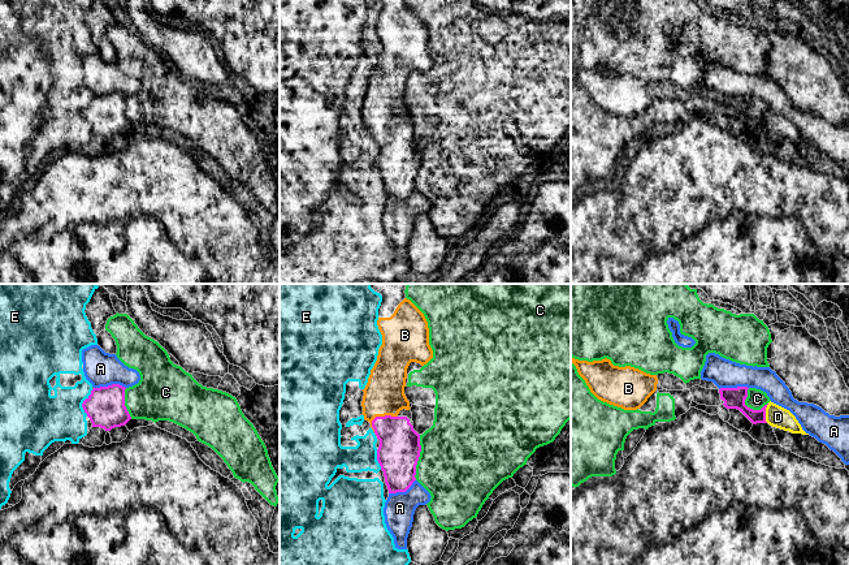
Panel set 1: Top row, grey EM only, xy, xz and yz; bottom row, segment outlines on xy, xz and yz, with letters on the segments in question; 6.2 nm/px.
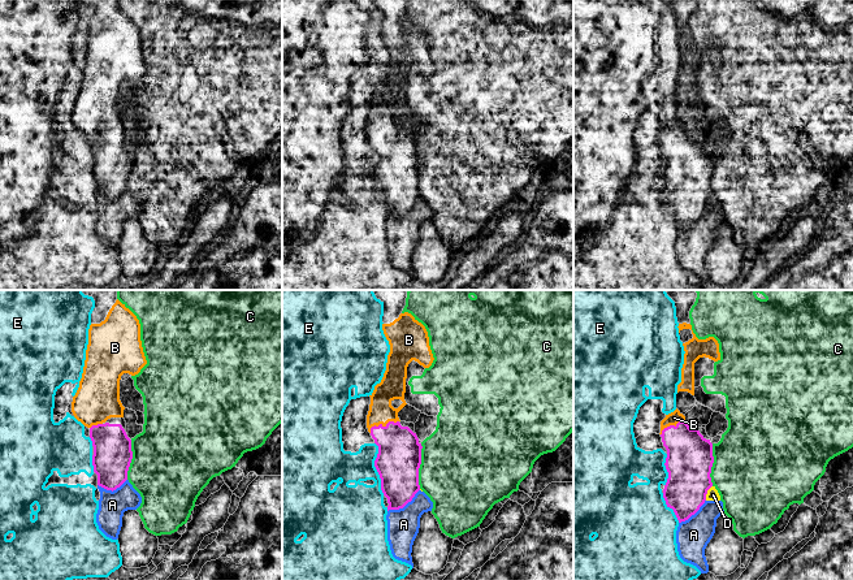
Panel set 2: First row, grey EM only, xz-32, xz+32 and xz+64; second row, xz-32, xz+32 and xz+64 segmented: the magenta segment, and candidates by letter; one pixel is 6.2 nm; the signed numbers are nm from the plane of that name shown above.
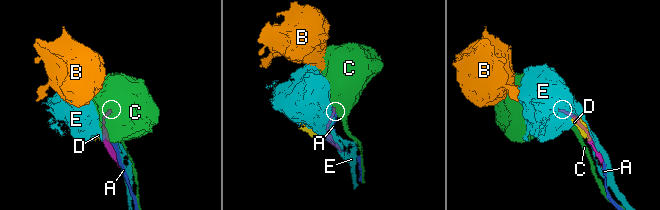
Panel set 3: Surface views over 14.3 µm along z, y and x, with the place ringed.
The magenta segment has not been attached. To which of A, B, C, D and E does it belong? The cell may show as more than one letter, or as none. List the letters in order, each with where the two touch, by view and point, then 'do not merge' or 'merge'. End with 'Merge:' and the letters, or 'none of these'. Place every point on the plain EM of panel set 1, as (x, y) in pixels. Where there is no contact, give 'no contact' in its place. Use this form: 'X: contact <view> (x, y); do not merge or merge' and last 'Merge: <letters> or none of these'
A: contact xy (109, 94); do not merge
B: contact xz (378, 125); merge
C: contact xz (419, 164); do not merge
D: contact yz (765, 121); do not merge
E: contact xy (83, 111); do not merge
Merge: B

